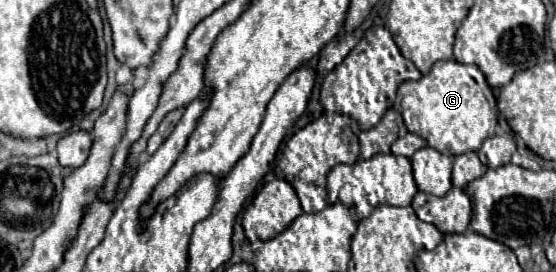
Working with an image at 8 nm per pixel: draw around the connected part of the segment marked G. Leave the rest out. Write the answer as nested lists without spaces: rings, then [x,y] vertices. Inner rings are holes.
[[[453,59],[437,61],[419,81],[401,83],[399,95],[407,131],[423,137],[429,147],[443,151],[443,155],[455,157],[467,151],[479,151],[481,143],[495,135],[496,98],[476,65],[457,63]]]

